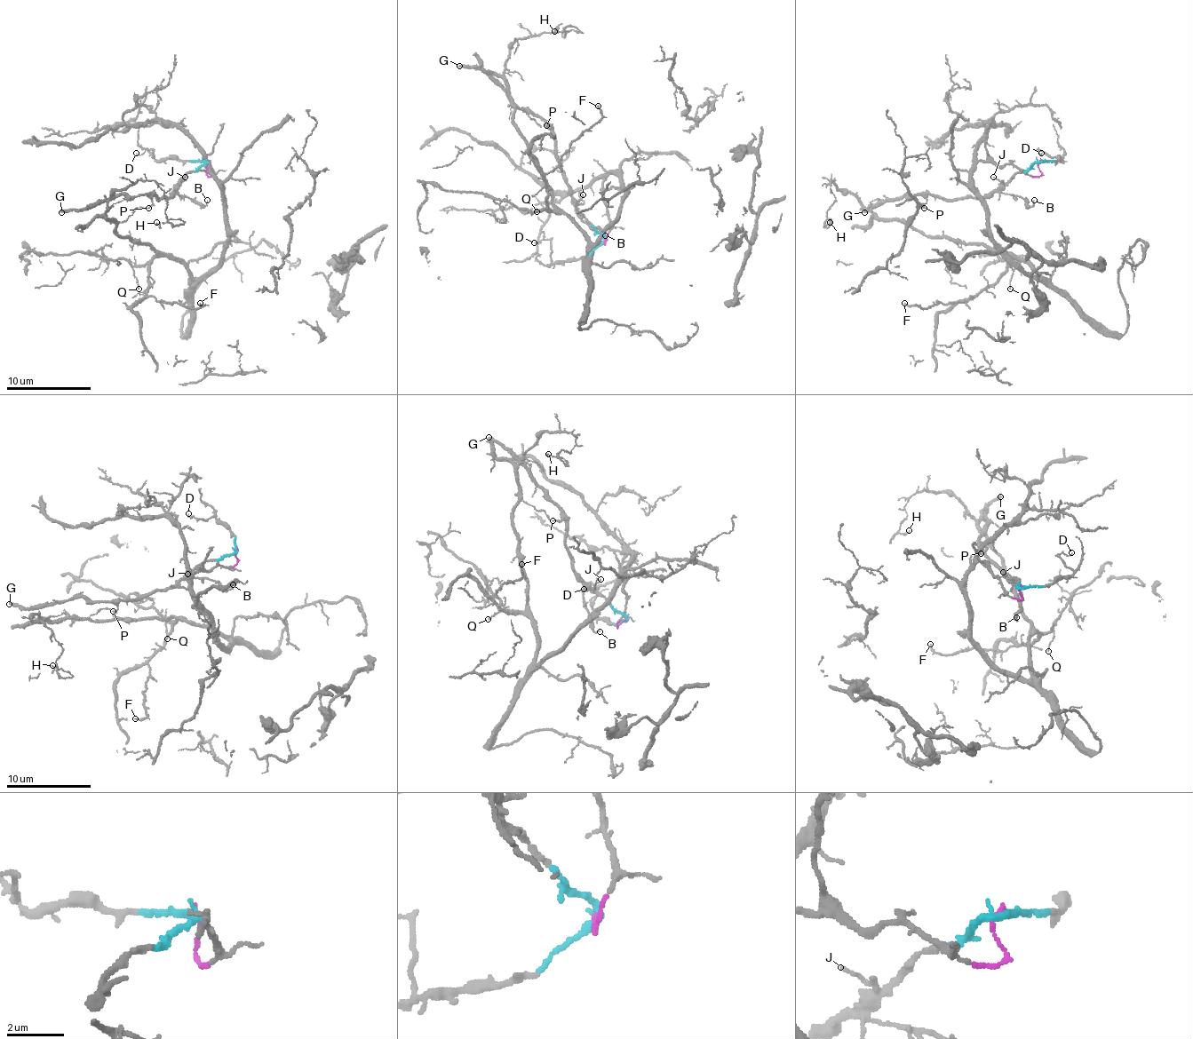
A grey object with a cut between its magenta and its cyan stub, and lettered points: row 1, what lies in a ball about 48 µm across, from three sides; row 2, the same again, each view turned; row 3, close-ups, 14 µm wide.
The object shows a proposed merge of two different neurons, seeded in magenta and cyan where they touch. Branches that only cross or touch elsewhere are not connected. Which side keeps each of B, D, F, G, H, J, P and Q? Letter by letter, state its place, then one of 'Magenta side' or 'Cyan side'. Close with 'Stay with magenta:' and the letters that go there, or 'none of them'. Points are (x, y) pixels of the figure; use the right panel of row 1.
B: Place: (1034, 200). Cyan side
D: Place: (1041, 153). Cyan side
F: Place: (904, 303). Magenta side
G: Place: (864, 212). Cyan side
H: Place: (830, 222). Magenta side
J: Place: (993, 177). Cyan side
P: Place: (924, 208). Cyan side
Q: Place: (1010, 289). Magenta side
Stay with magenta: F, H, Q

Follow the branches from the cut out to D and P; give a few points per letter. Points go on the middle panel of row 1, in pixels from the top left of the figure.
D: (605, 240), (585, 257), (553, 261), (550, 259), (550, 242), (535, 242)
P: (605, 240), (570, 198), (552, 130), (545, 126)

